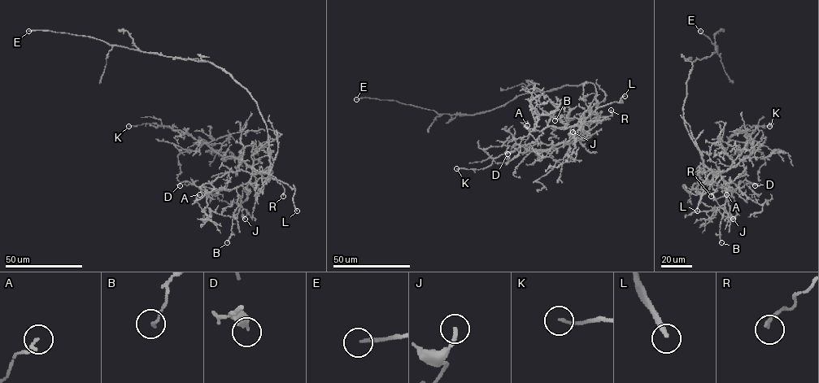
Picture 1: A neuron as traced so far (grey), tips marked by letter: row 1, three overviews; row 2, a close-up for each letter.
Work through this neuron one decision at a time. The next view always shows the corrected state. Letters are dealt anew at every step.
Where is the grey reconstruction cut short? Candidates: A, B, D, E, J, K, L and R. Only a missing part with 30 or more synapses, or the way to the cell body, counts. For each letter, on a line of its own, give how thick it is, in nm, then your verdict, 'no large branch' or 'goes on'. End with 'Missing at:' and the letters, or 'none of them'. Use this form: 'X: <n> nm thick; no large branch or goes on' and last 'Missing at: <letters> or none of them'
A: 160 nm thick; no large branch
B: 150 nm thick; no large branch
D: 360 nm thick; no large branch
E: 190 nm thick; goes on
J: 200 nm thick; no large branch
K: 120 nm thick; no large branch
L: 240 nm thick; goes on
R: 200 nm thick; no large branch
Missing at: E, L

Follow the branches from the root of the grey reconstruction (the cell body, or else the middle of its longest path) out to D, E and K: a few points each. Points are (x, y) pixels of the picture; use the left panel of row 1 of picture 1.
D: (256, 102), (267, 129), (268, 168), (254, 174), (247, 183), (229, 190), (204, 193), (188, 181), (180, 185)
E: (256, 102), (228, 73), (209, 62), (182, 59), (110, 45), (84, 36), (50, 31), (28, 31)
K: (256, 102), (267, 129), (270, 166), (263, 172), (223, 157), (180, 130), (153, 123), (128, 126)

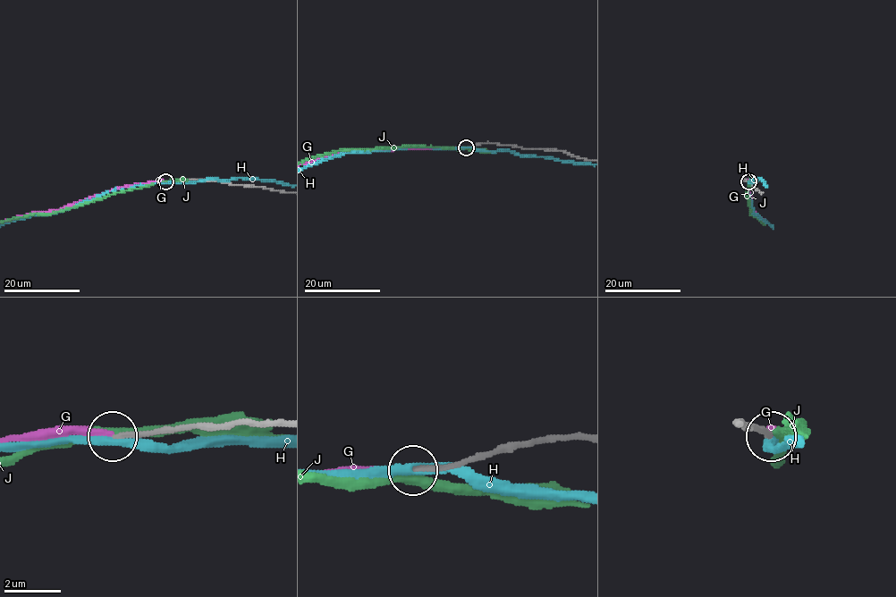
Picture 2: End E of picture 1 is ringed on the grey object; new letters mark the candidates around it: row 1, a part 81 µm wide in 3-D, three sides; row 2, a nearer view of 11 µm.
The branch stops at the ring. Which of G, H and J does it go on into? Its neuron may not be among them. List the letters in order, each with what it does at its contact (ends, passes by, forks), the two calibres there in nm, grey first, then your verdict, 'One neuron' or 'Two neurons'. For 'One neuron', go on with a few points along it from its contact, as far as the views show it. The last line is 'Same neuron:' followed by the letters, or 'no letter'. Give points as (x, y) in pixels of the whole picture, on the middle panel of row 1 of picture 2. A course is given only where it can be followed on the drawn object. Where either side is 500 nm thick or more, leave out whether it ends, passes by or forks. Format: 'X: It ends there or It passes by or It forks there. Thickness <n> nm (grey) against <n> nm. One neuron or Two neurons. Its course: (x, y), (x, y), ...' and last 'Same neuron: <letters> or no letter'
G: It ends there. Thickness 190 nm (grey) against 240 nm. One neuron
H: It passes by. Thickness 220 nm (grey) against 340 nm. Two neurons
J: It passes by. Thickness 200 nm (grey) against 320 nm. Two neurons
Same neuron: G

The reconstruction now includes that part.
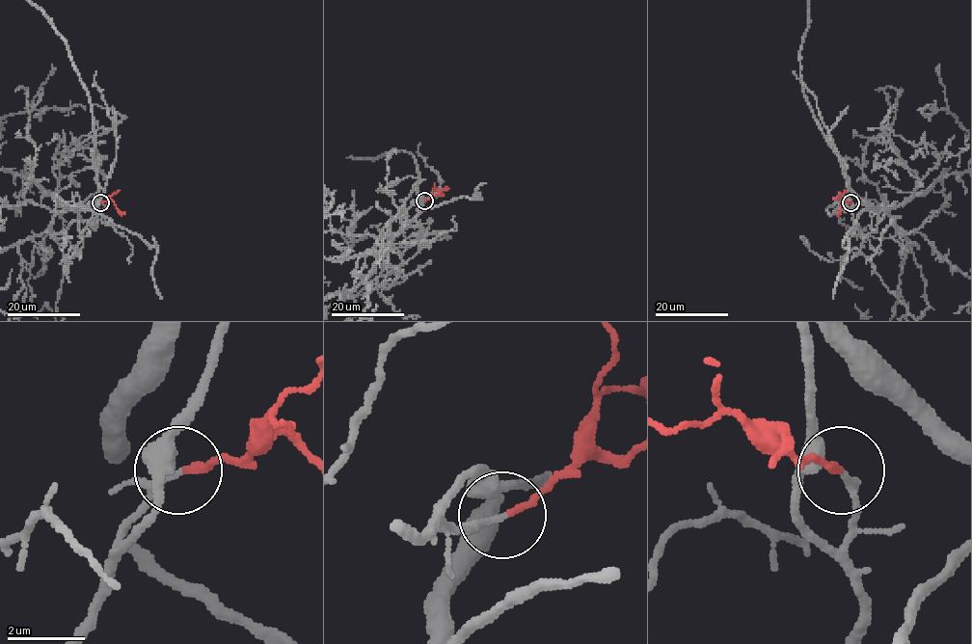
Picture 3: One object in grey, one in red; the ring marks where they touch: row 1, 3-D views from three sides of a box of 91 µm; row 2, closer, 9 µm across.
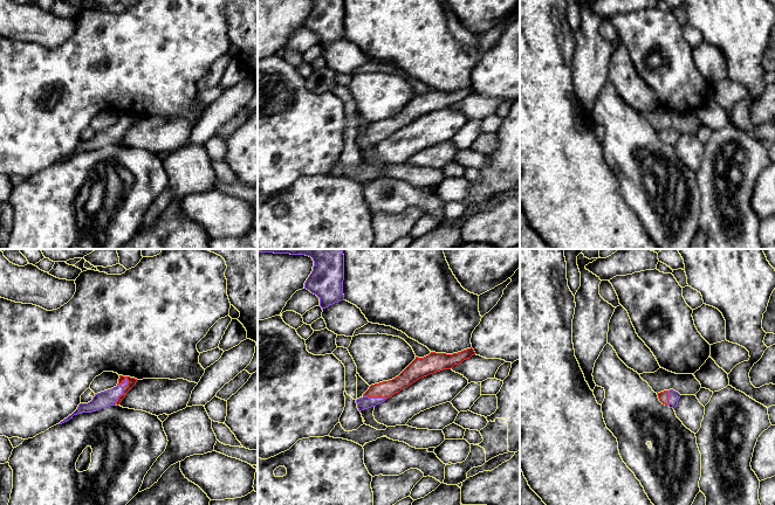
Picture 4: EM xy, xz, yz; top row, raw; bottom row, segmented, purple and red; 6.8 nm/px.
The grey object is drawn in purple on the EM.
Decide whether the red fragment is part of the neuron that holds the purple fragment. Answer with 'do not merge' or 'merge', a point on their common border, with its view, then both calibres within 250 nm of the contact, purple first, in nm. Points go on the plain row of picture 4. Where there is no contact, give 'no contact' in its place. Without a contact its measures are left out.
merge | xy (122, 129) | 110/60 nm

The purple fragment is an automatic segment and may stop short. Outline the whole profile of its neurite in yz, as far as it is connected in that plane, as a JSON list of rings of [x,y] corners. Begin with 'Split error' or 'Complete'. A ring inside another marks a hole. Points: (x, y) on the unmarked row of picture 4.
Split error. [[[673,127],[660,130],[657,133],[663,143],[668,144],[670,146],[673,147],[677,145],[678,139],[681,134],[678,130]]]

